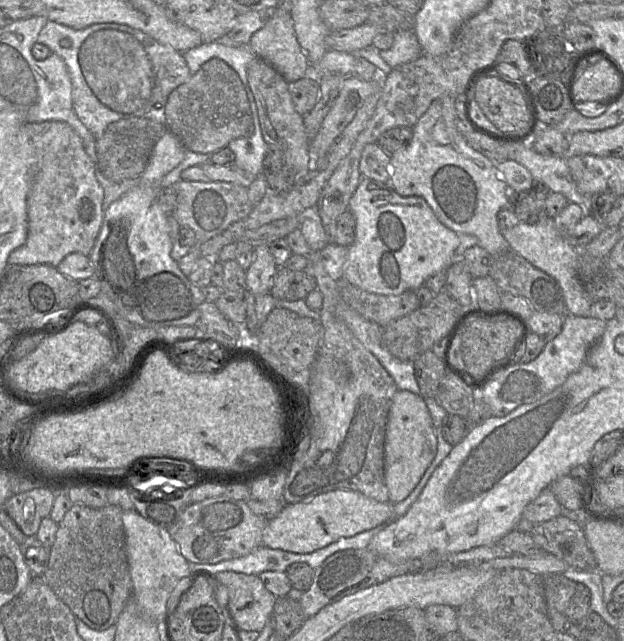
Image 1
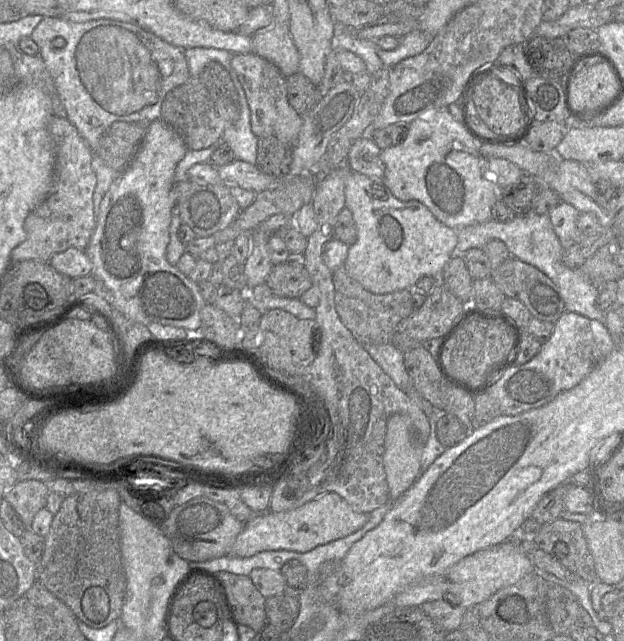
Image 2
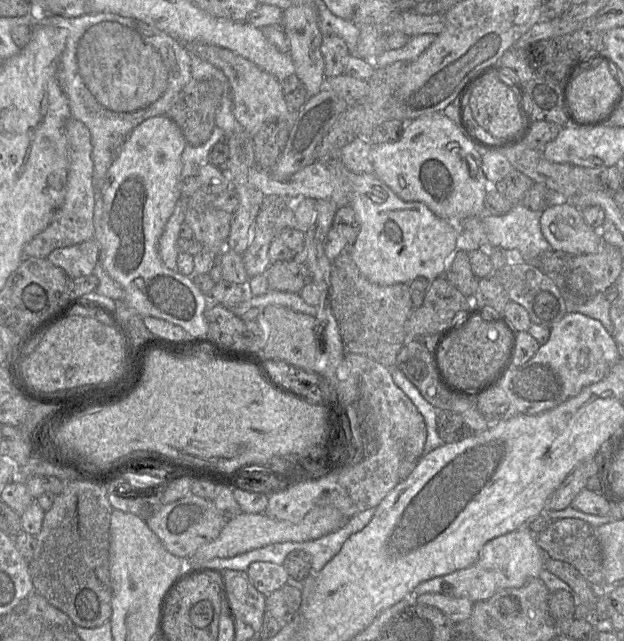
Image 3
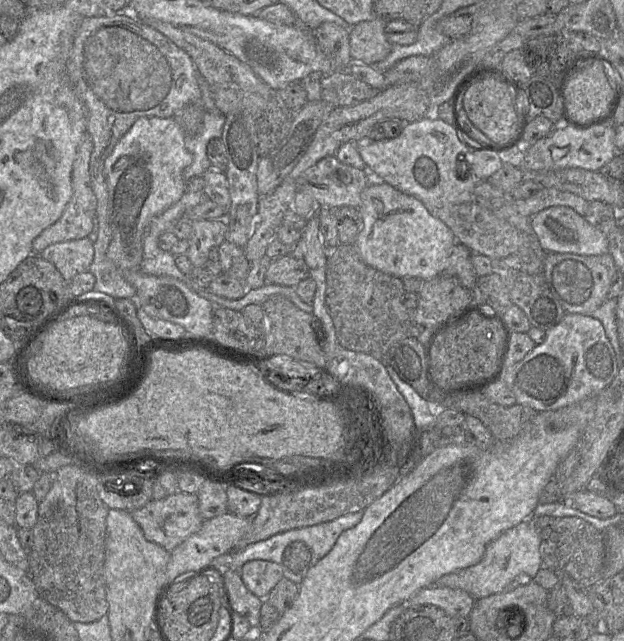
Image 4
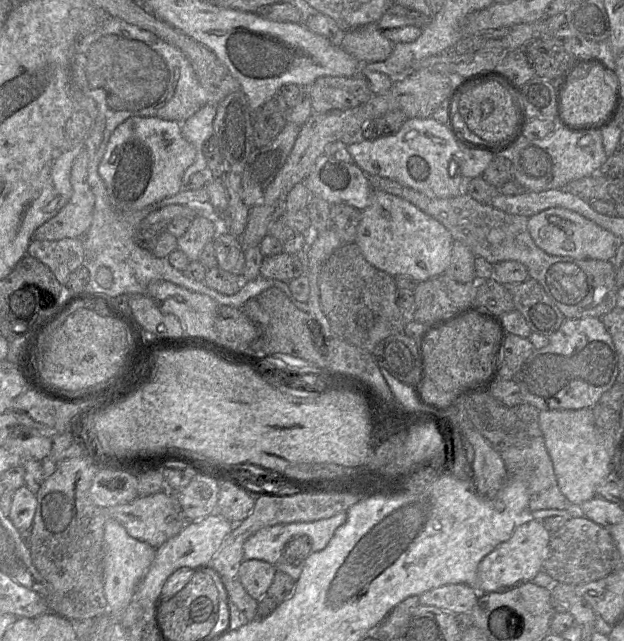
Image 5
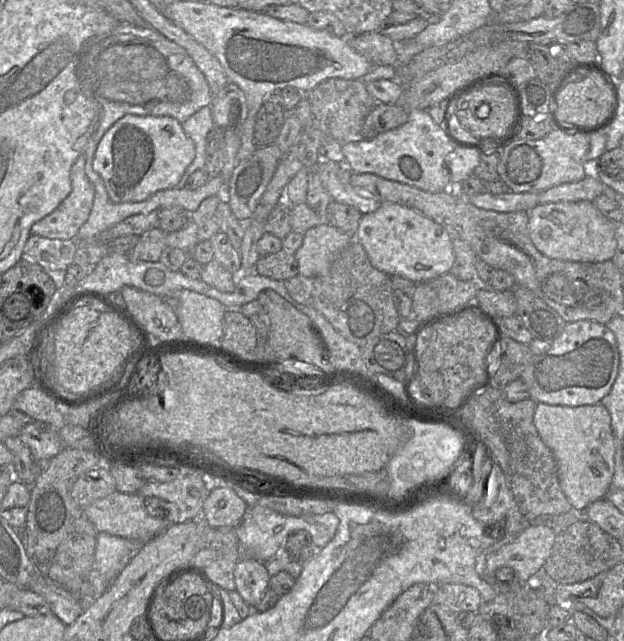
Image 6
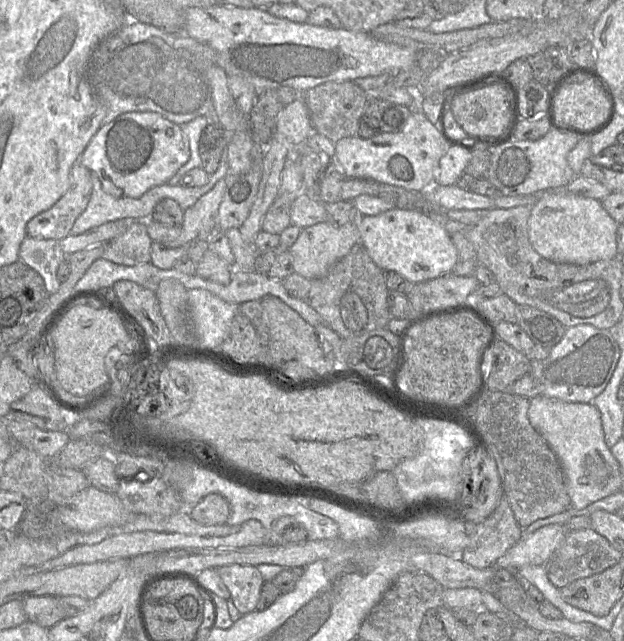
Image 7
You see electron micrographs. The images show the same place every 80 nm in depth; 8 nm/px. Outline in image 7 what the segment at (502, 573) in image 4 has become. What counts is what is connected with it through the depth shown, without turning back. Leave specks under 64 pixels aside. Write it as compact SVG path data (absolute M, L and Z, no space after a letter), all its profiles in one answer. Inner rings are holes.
M550 524L524 535L493 566L518 570L525 566L544 565L561 545L567 532L565 525Z

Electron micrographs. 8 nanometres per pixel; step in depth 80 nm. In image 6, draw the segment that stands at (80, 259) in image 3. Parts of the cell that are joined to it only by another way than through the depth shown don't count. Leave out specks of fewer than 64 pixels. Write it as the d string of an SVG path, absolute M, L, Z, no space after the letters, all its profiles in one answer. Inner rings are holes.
M31 234L23 248L23 258L40 265L58 289L65 284L66 270L73 264L76 250L75 239L49 239Z

